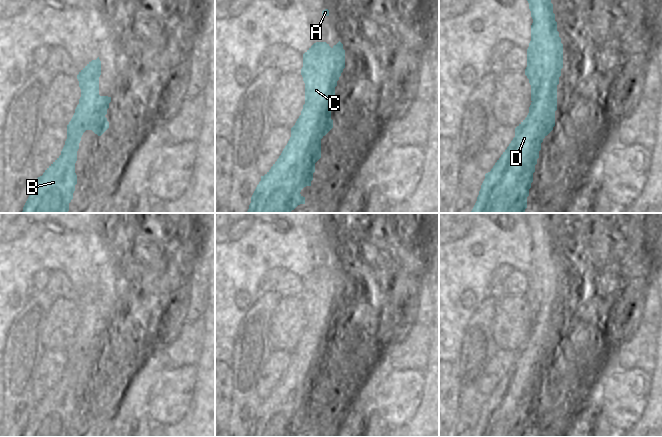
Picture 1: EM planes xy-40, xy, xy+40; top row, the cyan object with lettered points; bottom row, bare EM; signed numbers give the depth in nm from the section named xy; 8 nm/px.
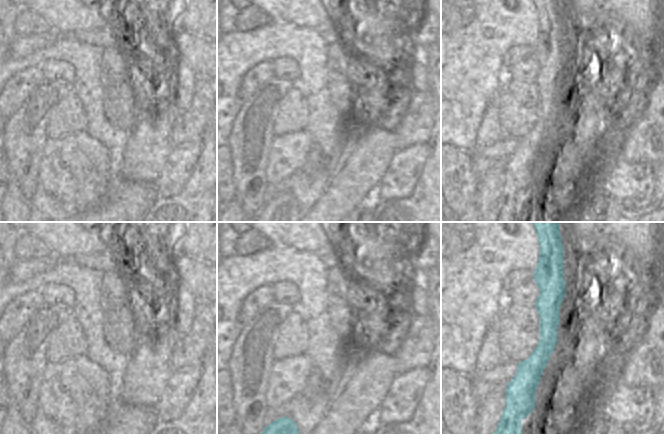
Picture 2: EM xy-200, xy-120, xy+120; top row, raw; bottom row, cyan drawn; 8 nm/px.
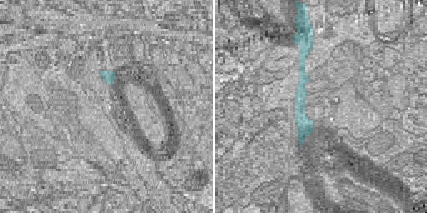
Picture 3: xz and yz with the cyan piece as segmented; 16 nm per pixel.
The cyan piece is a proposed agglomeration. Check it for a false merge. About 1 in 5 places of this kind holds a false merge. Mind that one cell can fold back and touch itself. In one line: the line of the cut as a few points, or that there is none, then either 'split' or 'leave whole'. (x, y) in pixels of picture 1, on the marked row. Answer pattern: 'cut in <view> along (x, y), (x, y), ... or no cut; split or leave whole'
no cut; leave whole

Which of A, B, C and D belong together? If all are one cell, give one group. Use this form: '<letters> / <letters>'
A B C D

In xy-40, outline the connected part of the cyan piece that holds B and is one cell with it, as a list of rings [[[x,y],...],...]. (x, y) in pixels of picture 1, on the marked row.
[[[99,57],[77,75],[81,97],[67,125],[65,145],[61,155],[37,178],[22,213],[68,213],[77,184],[75,163],[81,137],[86,130],[101,136],[109,128],[105,115],[111,97],[99,95],[100,75]]]

